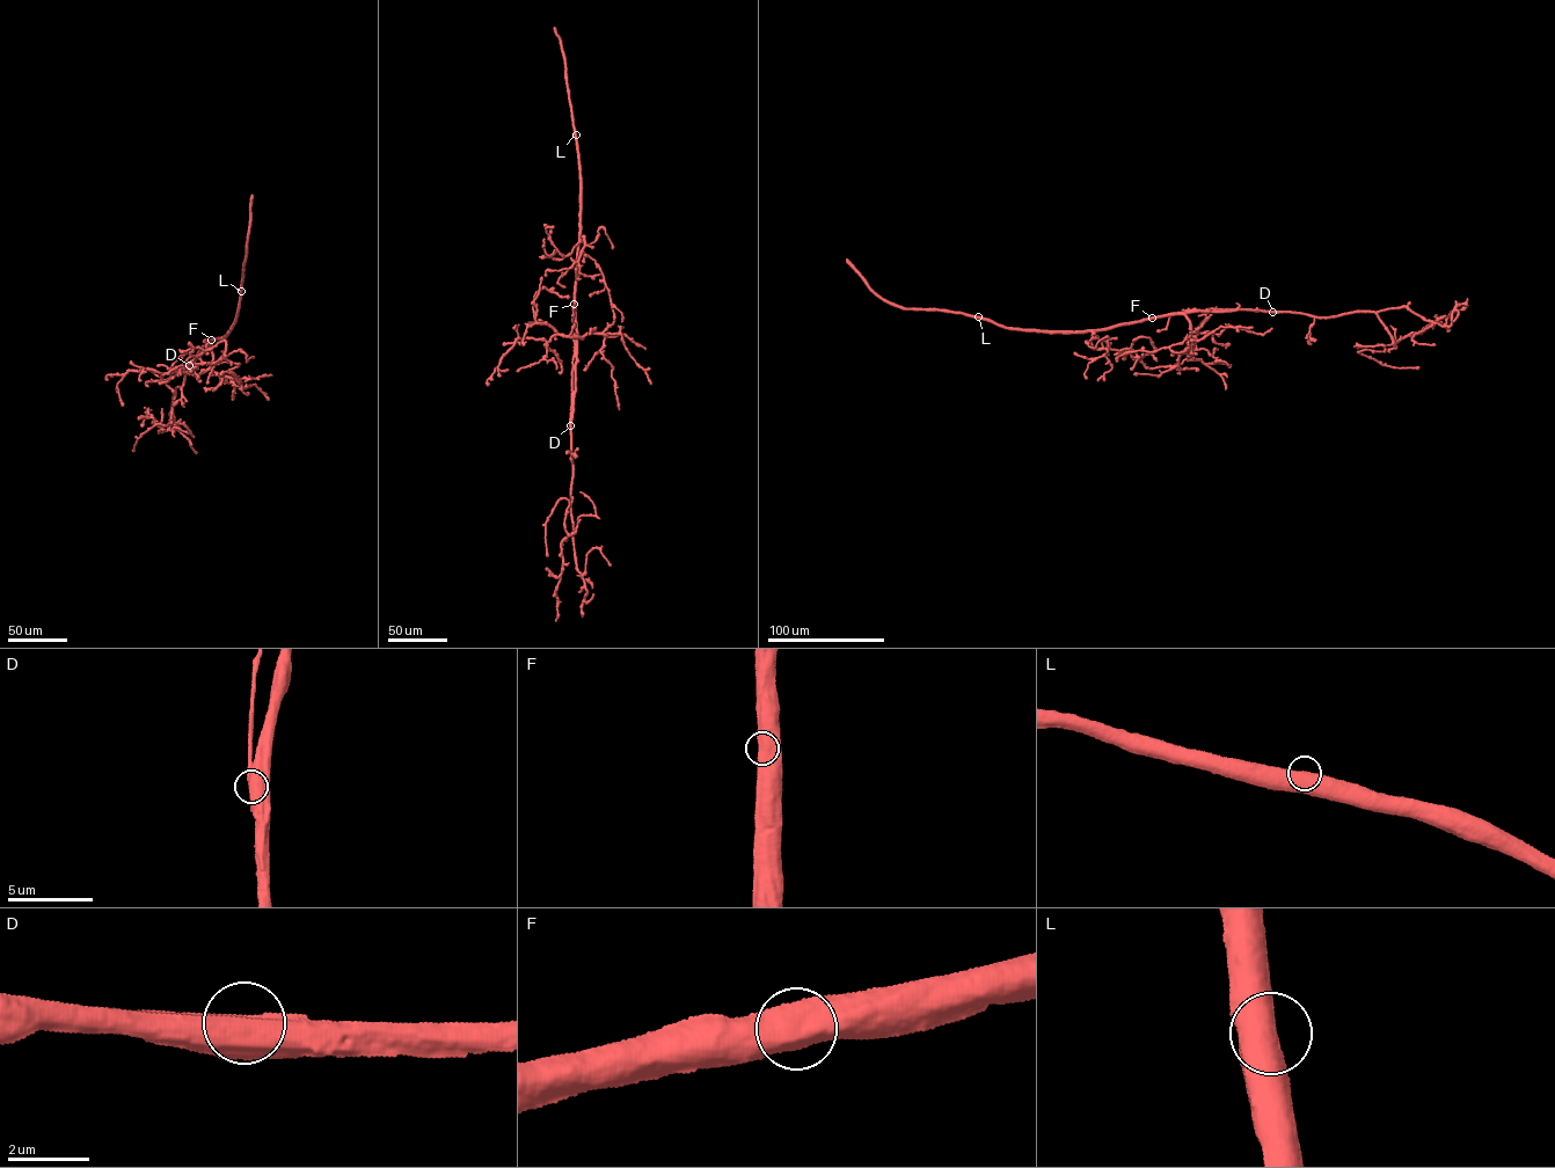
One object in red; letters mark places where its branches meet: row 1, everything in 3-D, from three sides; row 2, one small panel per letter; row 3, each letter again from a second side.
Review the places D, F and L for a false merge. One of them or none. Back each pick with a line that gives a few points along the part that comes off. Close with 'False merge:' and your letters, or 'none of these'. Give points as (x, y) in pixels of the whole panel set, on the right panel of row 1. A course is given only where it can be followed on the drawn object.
D: course (1272, 312), (1212, 308), (1177, 312)
False merge: D

